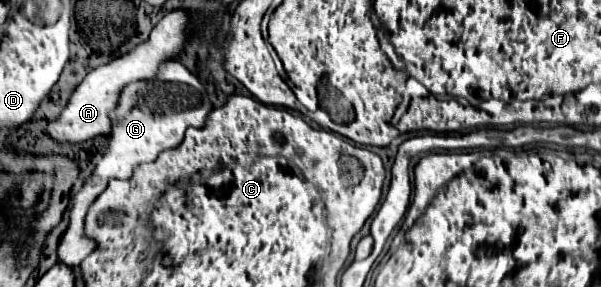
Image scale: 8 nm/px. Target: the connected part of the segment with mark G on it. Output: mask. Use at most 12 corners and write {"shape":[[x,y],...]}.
{"shape":[[178,60],[122,90],[110,146],[70,208],[58,258],[80,266],[108,180],[176,148],[212,102]]}

